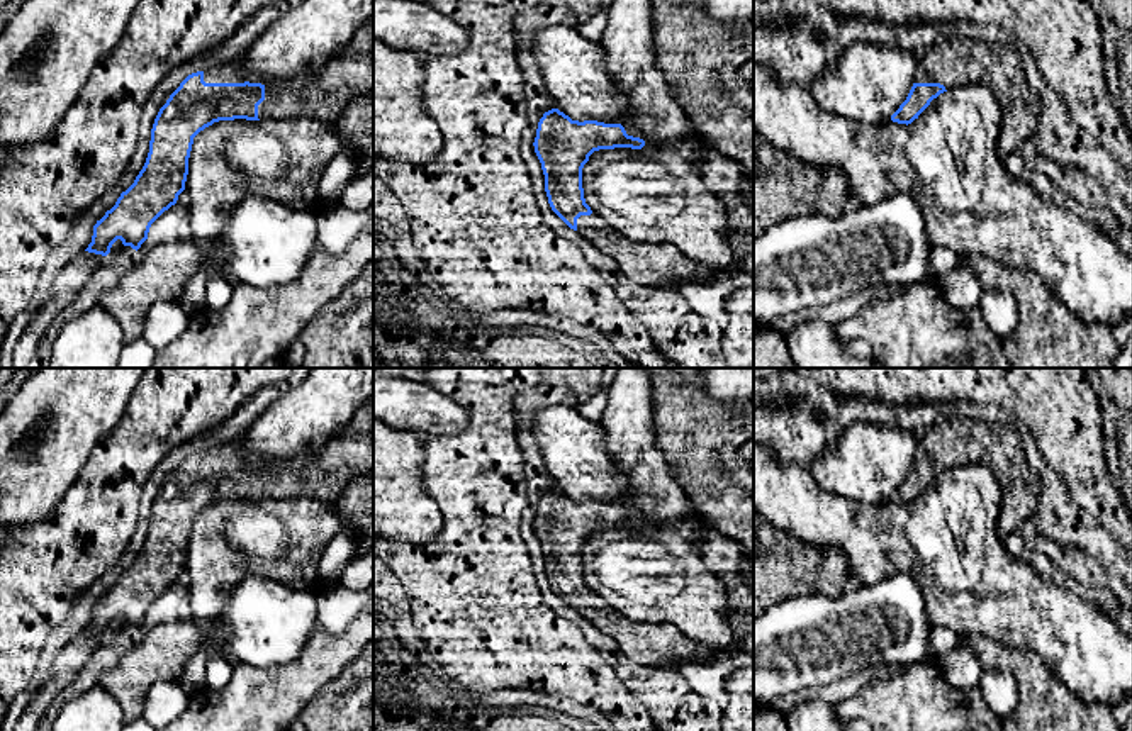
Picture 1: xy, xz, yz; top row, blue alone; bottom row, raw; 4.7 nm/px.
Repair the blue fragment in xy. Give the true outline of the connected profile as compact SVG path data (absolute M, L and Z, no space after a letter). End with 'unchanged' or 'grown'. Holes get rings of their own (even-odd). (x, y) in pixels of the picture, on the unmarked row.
M373 397L319 449L292 460L261 465L246 456L234 441L188 455L154 499L143 550L115 585L97 600L85 631L107 636L117 619L137 631L148 619L151 604L175 585L185 570L193 517L214 502L311 497L334 505L348 483L370 472L373 472Z; grown

